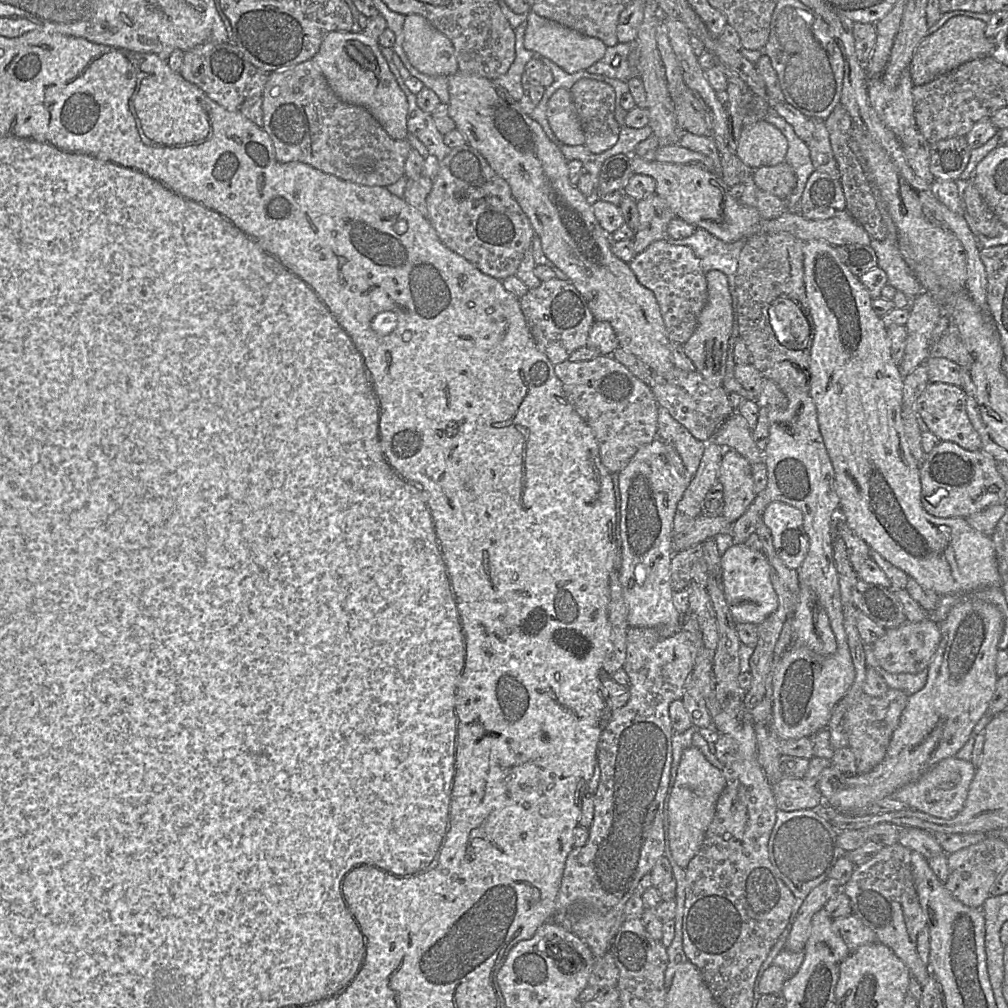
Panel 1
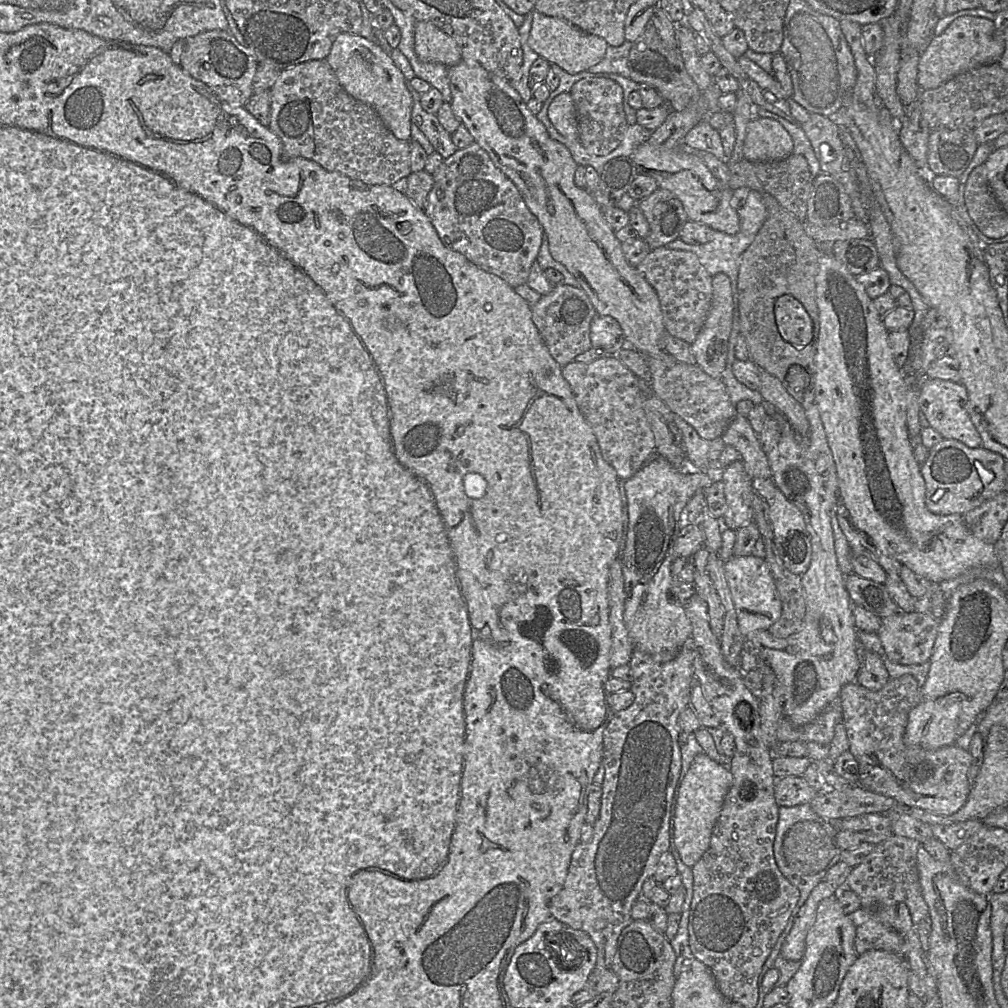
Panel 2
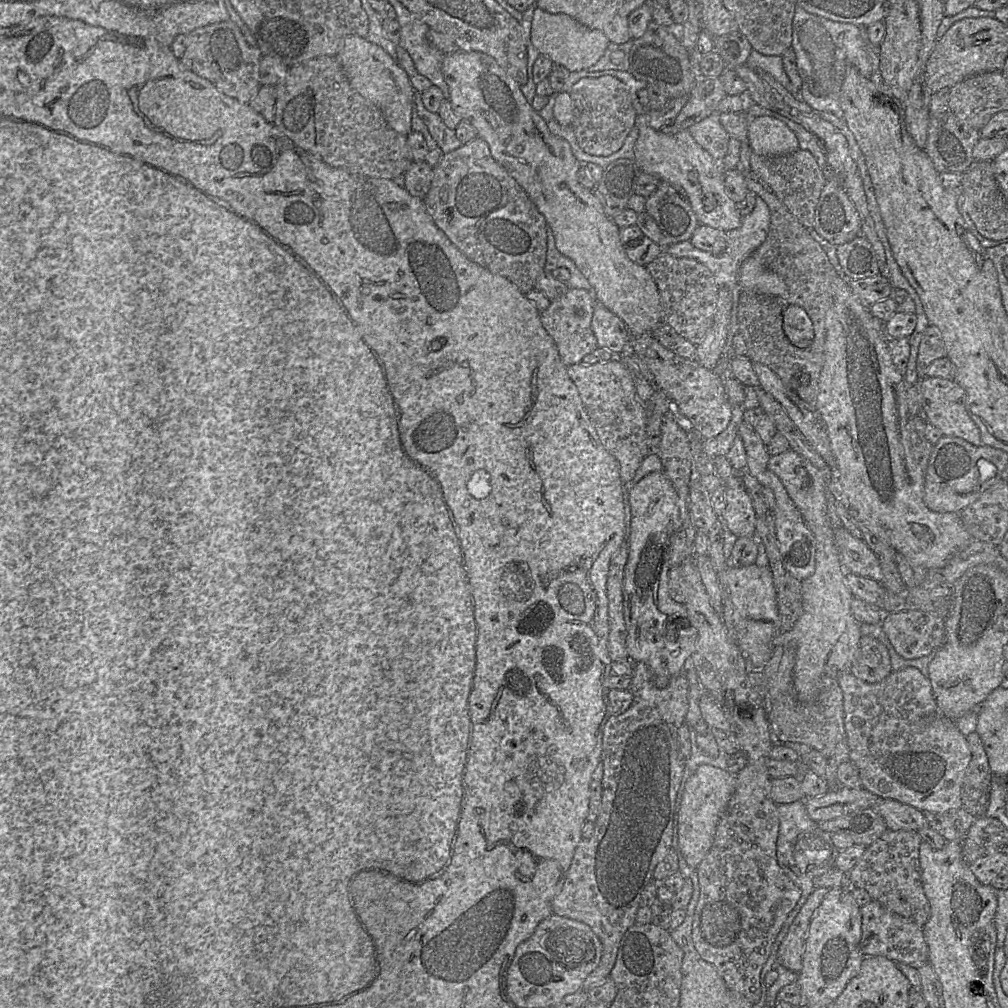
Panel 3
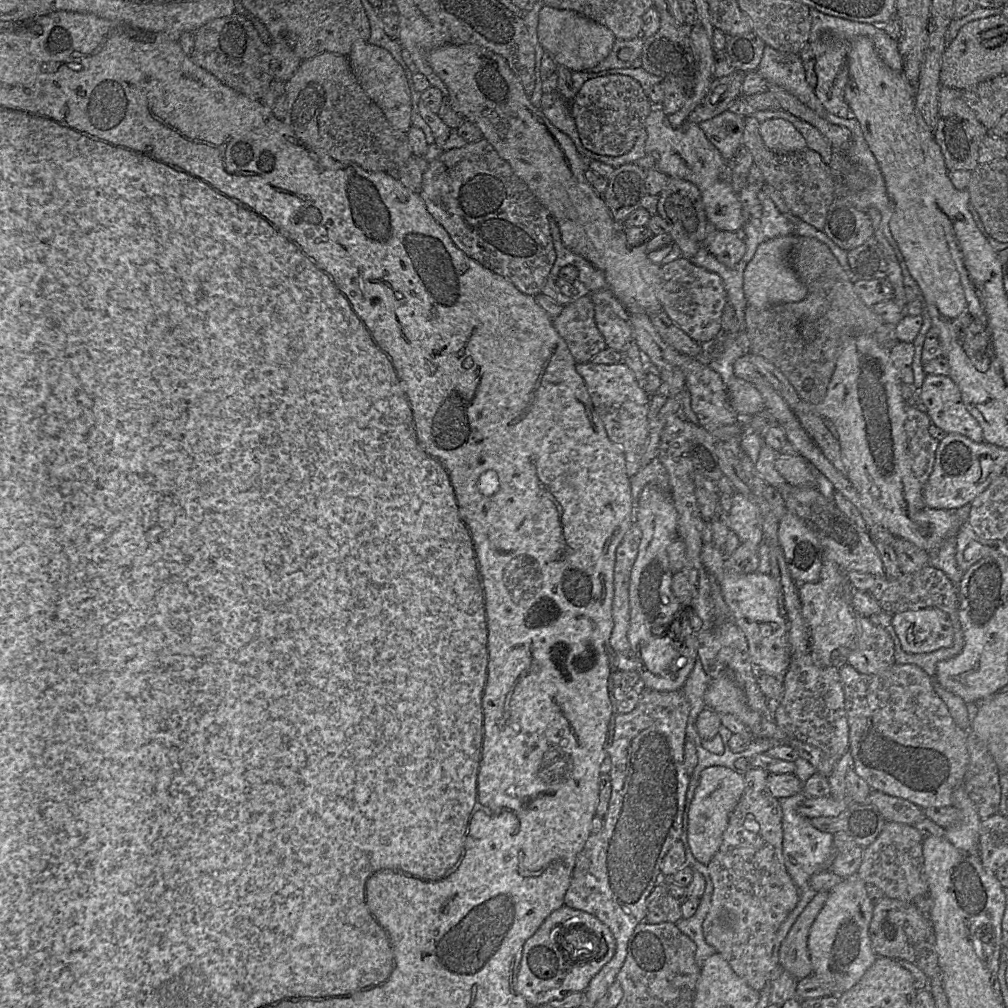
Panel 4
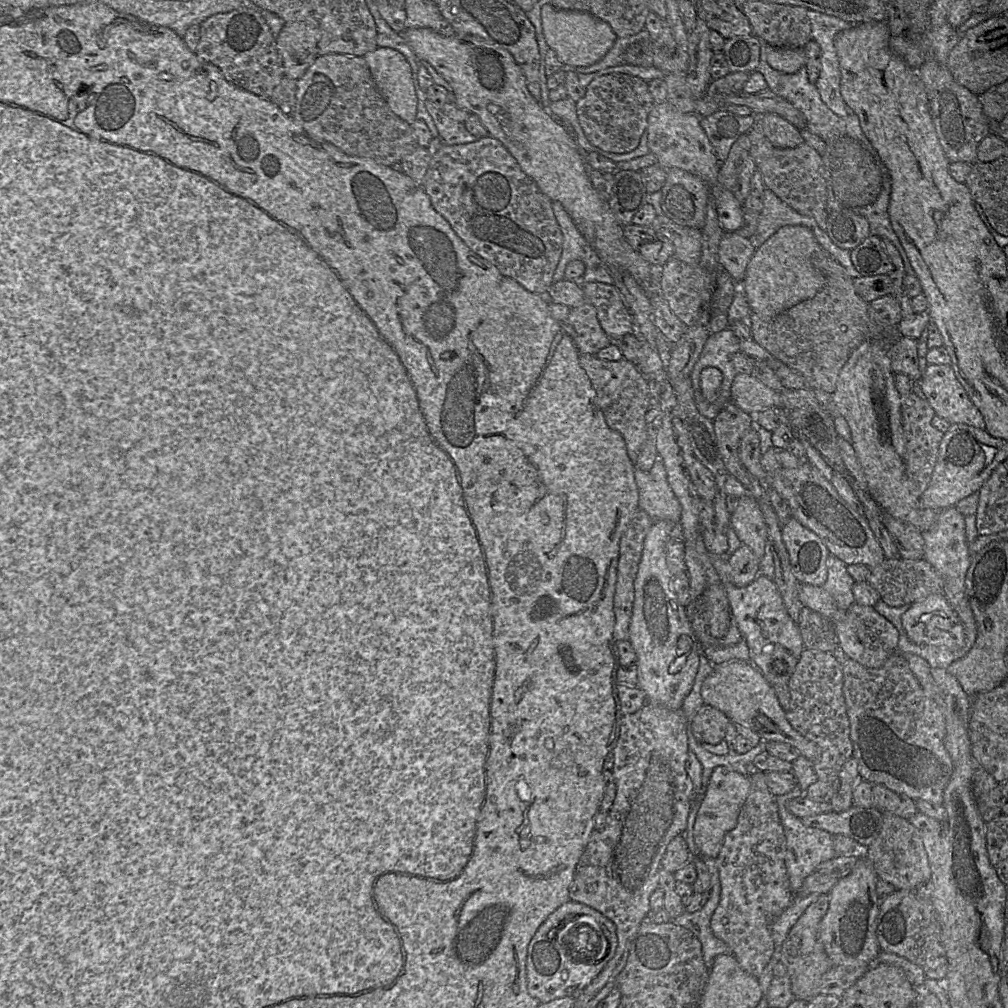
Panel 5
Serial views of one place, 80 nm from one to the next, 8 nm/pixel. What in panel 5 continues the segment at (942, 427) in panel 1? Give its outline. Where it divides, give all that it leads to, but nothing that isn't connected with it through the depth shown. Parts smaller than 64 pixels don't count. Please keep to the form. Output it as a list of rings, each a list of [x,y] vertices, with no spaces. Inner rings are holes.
[[[950,365],[926,366],[920,387],[936,416],[950,424],[965,424],[985,429],[982,414],[957,380]]]

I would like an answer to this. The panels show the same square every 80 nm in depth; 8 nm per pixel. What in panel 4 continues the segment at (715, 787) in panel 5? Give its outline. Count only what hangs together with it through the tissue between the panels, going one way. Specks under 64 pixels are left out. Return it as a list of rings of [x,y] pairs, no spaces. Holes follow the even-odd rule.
[[[710,766],[701,772],[699,784],[688,808],[688,845],[695,859],[708,865],[718,851],[729,818],[745,790],[744,775],[723,766]]]

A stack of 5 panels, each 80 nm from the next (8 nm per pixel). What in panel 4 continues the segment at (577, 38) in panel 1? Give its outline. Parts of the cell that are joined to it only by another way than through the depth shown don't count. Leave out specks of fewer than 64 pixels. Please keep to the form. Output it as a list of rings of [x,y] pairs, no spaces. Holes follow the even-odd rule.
[[[544,6],[539,12],[537,37],[543,49],[553,56],[556,63],[572,72],[588,71],[598,65],[611,52],[616,40],[606,26],[577,12],[548,6]]]

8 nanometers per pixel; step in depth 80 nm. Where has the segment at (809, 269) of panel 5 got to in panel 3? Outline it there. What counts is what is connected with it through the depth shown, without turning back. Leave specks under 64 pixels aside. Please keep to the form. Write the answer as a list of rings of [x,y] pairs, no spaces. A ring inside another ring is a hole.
[[[754,252],[740,266],[739,285],[742,290],[758,294],[788,296],[788,288],[783,279],[766,268]]]

